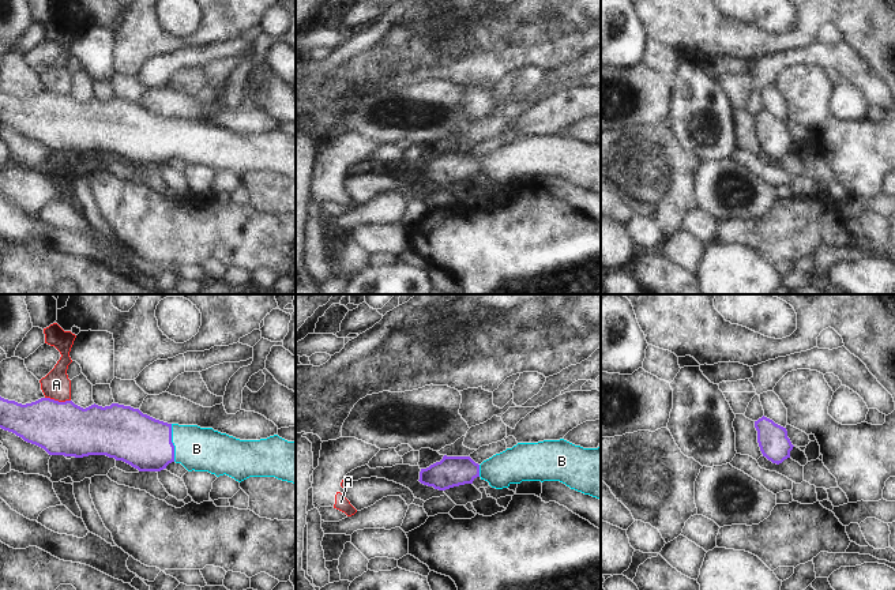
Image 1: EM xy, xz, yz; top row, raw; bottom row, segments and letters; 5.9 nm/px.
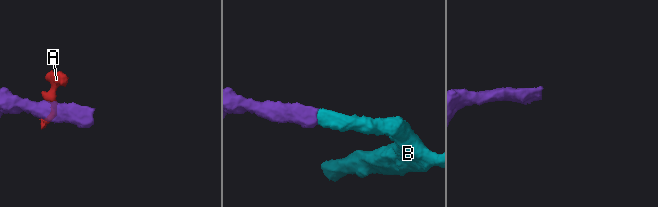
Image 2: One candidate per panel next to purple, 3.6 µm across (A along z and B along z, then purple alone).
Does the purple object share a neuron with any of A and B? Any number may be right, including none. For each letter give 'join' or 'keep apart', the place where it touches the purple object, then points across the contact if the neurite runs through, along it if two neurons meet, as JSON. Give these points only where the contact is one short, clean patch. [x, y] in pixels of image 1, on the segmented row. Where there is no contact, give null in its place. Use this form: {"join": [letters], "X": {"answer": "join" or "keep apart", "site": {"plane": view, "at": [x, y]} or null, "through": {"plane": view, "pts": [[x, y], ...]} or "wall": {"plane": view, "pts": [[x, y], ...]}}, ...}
{"join": ["B"], "A": {"answer": "keep apart", "site": {"plane": "xy", "at": [57, 401]}}, "B": {"answer": "join", "site": {"plane": "xy", "at": [172, 443]}, "through": {"plane": "xy", "pts": [[145, 443], [172, 443], [190, 444], [196, 448]]}}}

